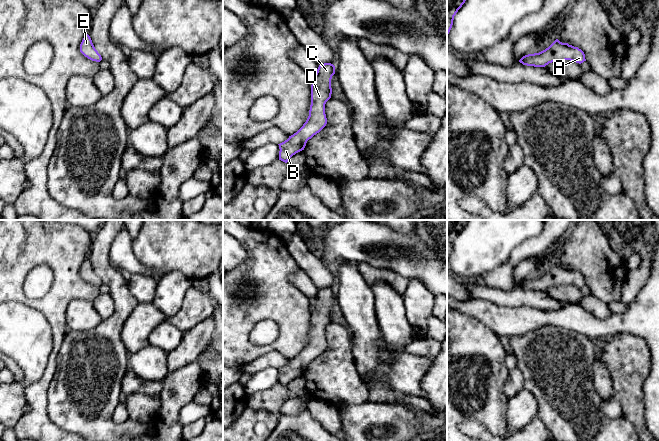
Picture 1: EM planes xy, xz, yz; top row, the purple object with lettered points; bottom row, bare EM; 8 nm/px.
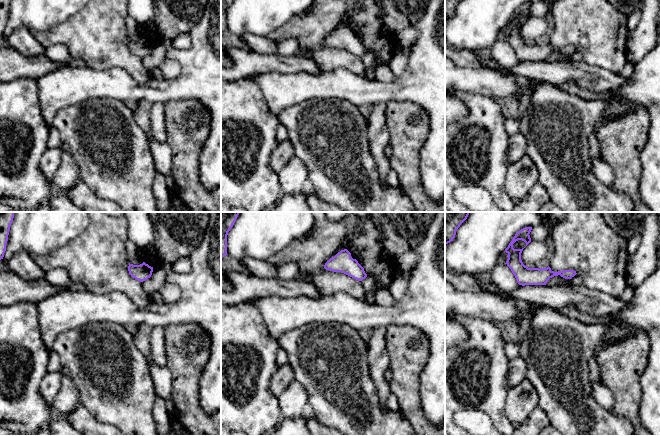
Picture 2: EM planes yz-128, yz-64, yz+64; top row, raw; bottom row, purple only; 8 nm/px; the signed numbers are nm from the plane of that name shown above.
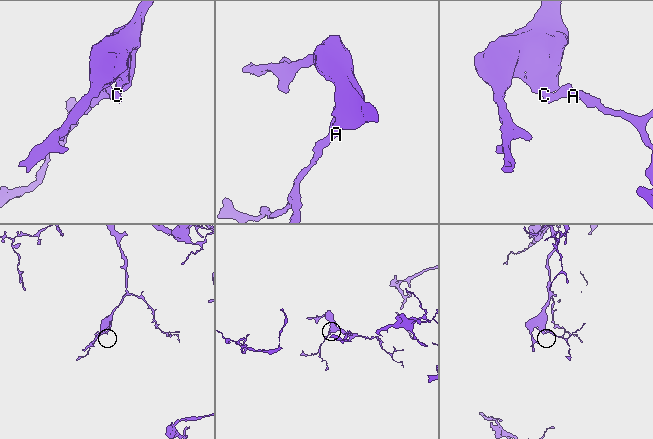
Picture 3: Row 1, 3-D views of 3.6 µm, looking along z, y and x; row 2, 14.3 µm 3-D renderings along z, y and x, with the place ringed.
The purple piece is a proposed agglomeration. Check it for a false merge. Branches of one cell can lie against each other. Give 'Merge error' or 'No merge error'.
No merge error

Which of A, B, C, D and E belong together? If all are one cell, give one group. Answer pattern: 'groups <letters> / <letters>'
groups A B C D E

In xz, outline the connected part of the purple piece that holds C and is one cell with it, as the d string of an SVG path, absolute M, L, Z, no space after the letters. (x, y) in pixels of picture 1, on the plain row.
M331 287L319 289L311 309L309 340L303 350L279 369L279 384L287 387L296 377L304 374L306 367L327 348L325 328L331 322L331 303L335 290Z

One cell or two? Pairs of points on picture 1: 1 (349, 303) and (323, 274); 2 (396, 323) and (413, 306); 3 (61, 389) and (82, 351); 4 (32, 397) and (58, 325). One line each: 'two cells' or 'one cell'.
1: two cells
2: two cells
3: one cell
4: one cell

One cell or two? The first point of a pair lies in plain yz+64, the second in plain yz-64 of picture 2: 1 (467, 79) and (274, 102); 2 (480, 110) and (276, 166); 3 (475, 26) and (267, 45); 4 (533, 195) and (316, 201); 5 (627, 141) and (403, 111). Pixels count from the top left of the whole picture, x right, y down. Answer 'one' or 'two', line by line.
1: one
2: two
3: two
4: two
5: one

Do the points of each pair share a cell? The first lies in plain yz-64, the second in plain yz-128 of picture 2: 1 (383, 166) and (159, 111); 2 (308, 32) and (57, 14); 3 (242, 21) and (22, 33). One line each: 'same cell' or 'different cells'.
1: same cell
2: different cells
3: different cells

